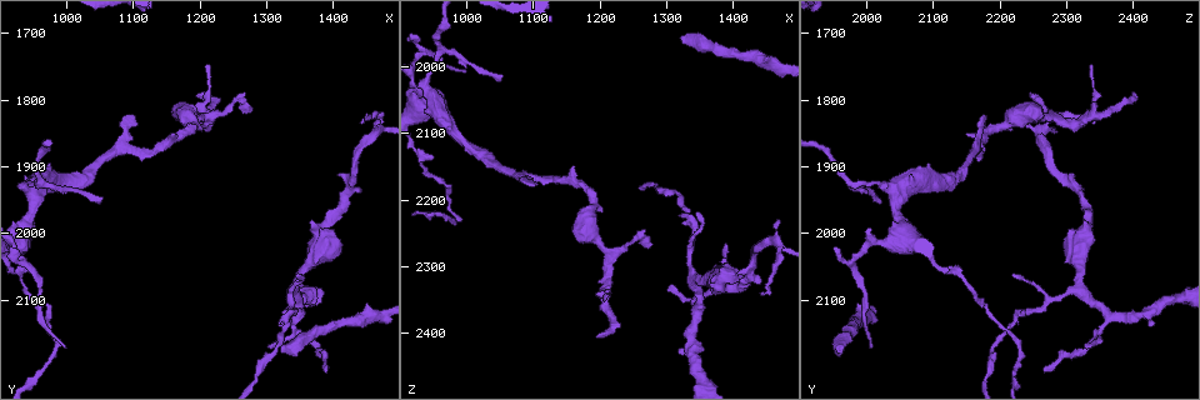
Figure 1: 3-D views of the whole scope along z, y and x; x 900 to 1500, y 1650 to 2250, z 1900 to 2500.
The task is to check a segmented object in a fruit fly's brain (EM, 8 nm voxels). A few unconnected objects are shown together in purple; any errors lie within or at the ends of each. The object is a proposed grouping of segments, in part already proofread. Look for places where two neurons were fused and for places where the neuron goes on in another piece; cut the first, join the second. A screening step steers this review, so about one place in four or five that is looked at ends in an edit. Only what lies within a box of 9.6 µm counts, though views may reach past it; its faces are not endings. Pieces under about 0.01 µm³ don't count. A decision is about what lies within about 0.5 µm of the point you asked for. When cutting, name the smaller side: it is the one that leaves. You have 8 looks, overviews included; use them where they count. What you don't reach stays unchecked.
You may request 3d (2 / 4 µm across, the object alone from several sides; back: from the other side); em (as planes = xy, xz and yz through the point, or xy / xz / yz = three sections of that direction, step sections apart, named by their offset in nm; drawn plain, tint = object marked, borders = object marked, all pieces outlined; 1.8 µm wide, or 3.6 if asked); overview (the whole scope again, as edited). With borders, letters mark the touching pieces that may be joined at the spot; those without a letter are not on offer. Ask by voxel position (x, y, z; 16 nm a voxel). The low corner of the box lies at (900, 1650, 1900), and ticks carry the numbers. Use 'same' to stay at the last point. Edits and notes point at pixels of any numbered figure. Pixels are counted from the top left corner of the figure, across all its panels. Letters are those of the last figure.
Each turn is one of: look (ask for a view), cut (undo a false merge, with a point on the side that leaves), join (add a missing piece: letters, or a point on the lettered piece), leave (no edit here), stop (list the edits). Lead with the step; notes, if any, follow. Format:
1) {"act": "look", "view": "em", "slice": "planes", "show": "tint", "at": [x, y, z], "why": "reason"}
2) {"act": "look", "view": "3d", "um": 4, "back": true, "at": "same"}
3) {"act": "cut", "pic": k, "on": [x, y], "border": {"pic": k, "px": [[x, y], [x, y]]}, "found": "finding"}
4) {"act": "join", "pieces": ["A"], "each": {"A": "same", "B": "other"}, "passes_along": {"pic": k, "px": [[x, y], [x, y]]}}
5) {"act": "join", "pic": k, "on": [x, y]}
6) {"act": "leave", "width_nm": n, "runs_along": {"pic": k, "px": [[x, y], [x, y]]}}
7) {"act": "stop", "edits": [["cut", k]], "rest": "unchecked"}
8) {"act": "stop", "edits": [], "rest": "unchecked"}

{"act": "look", "view": "3d", "um": 4, "at": [995, 2170, 2005], "why": "tapers out"}

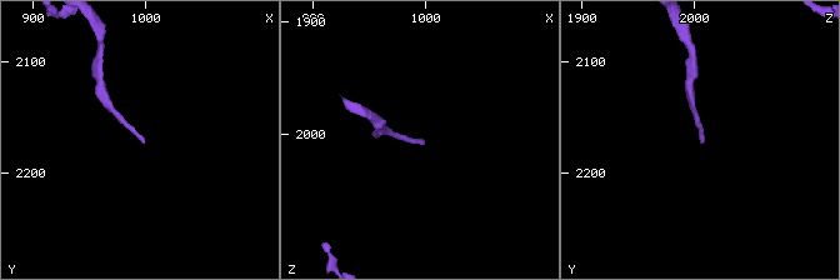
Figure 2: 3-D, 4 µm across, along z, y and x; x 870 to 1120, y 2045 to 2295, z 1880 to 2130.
{"act": "look", "view": "em", "slice": "planes", "show": "tint", "at": [1000, 2172, 2006], "why": "now the EM"}

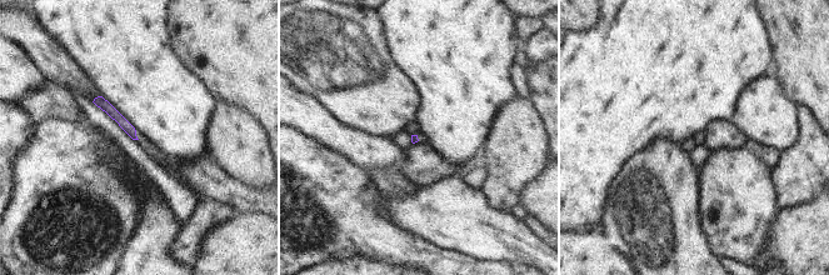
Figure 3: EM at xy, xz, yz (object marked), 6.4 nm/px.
{"act": "look", "view": "em", "slice": "planes", "show": "borders", "at": "same"}

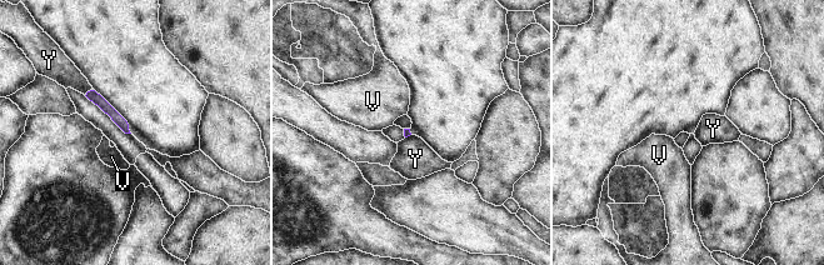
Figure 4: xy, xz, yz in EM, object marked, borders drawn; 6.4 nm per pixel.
{"act": "leave", "each": {"V": "other", "Y": "other"}, "runs_along": {"pic": 4, "px": [[89, 94], [98, 99], [125, 129]]}, "found": "no lettered piece goes on from it"}

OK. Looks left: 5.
{"act": "look", "view": "em", "slice": "planes", "show": "plain", "at": [1320, 2180, 1960], "why": "an open end"}

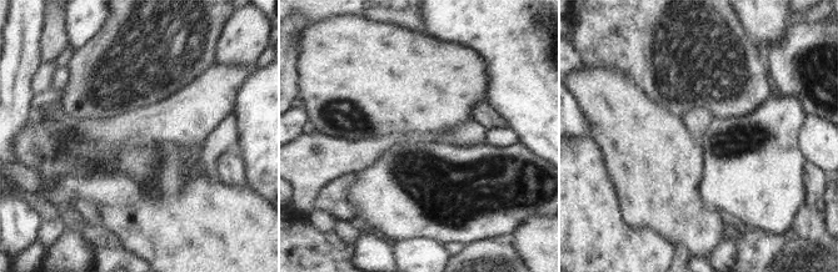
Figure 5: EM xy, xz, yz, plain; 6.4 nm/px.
{"act": "look", "view": "em", "slice": "planes", "show": "borders", "at": "same", "why": "see the neighbours"}

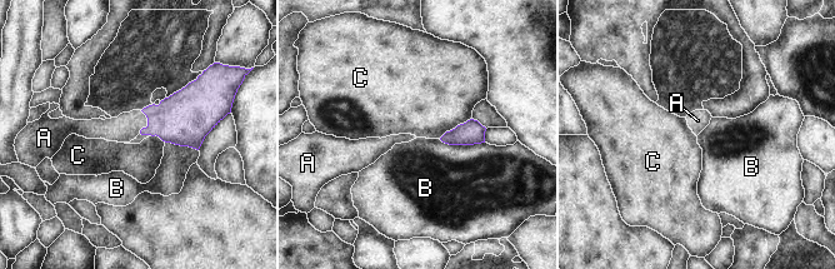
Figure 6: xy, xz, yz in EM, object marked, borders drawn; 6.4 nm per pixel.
{"act": "join", "pieces": ["A"], "each": {"A": "same", "B": "other", "C": "other"}, "found": "it goes on there"}

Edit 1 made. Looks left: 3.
{"act": "look", "view": "3d", "um": 4, "at": [1195, 1795, 2405], "why": "an open end"}

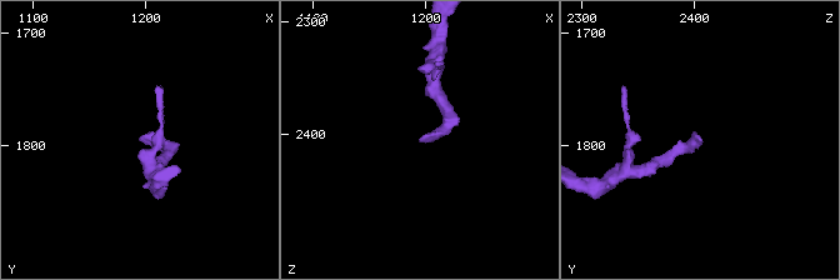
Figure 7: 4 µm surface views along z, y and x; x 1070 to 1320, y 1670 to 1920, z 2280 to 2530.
{"act": "look", "view": "em", "slice": "planes", "show": "borders", "at": [1196, 1796, 2404], "why": "need the tissue"}

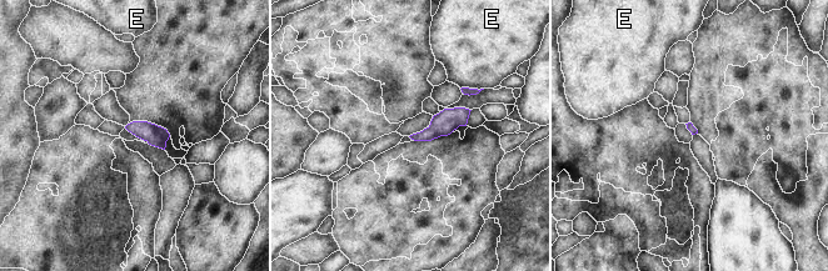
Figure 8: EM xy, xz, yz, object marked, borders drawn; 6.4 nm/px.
{"act": "leave", "each": {"E": "other"}, "border": {"pic": 8, "px": [[483, 88], [460, 89]]}, "found": "no lettered piece goes on from it"}

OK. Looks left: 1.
{"act": "stop", "edits": [["join", 6]], "rest": "unchecked"}

